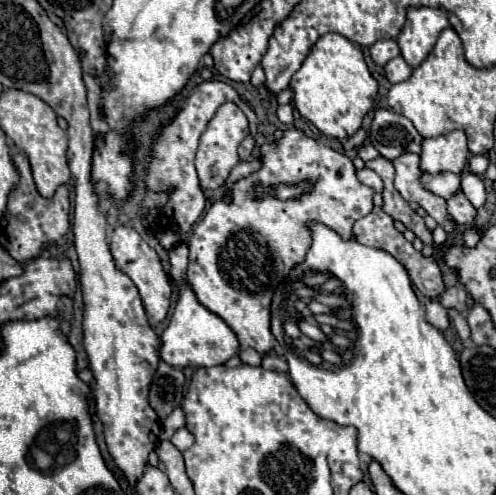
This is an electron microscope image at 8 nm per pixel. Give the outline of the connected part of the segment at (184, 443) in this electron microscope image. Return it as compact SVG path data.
M179 428L175 434L173 434L173 438L171 438L171 442L175 444L175 448L177 450L187 450L187 448L191 448L193 446L193 434L189 432L189 428Z

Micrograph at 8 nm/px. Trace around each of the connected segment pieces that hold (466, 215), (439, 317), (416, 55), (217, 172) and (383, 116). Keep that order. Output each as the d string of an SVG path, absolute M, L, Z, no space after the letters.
M459 190L455 192L451 198L447 198L447 212L455 218L455 222L461 226L469 226L473 224L475 218L475 208L471 206L471 202L465 198L465 194Z
M429 300L425 304L427 308L427 322L431 326L435 326L437 330L445 330L449 326L449 318L447 318L447 310L441 306L439 300Z
M409 8L407 24L401 30L397 44L401 56L411 68L417 68L433 50L437 36L449 28L449 14L439 8Z
M233 102L221 104L217 108L215 116L209 120L205 132L199 138L195 166L197 166L197 174L199 174L203 188L219 188L227 180L231 168L239 162L237 146L241 144L241 138L245 138L247 134L249 134L249 126L247 126L247 120L245 120L245 114L241 112L241 108L237 108L237 104L233 104Z
M379 108L375 112L367 138L377 152L389 160L395 160L405 152L419 152L423 140L405 116L387 108Z

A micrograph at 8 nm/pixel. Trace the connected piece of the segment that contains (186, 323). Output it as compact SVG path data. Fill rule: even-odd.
M177 244L169 252L171 260L171 276L181 286L179 302L175 304L175 312L171 316L169 326L163 330L159 356L163 362L175 368L201 368L201 366L217 366L225 364L229 358L239 354L239 342L235 332L213 312L203 308L197 298L193 296L191 288L185 282L185 268L187 268L187 246Z

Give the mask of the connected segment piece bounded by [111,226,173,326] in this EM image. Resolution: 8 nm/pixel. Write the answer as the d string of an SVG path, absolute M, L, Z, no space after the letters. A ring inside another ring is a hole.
M117 226L111 234L111 252L113 258L117 260L117 264L121 266L121 270L133 280L133 284L137 286L145 312L147 312L147 320L151 326L157 326L161 320L165 320L169 306L171 306L171 296L173 296L173 280L169 276L169 272L165 272L163 264L159 262L157 252L131 228L131 226Z

